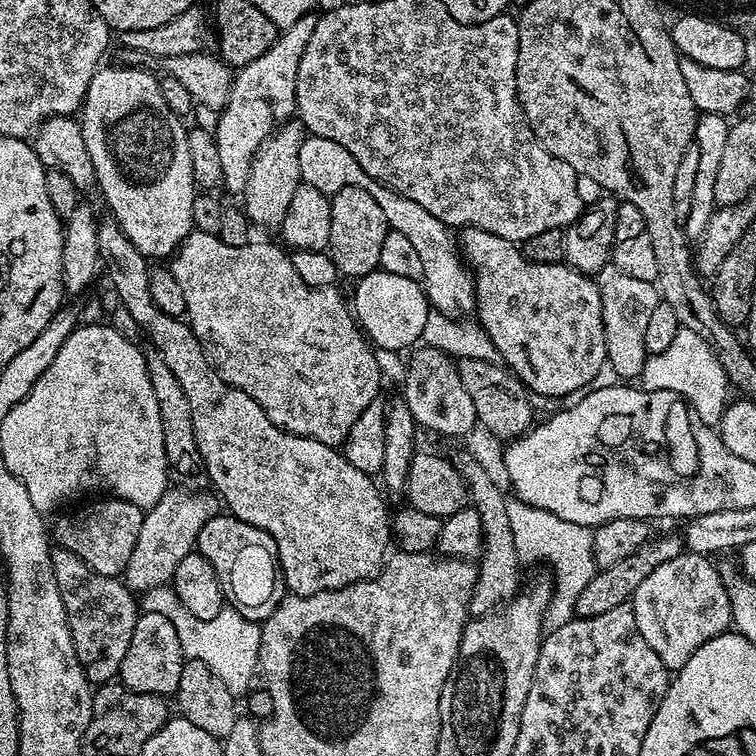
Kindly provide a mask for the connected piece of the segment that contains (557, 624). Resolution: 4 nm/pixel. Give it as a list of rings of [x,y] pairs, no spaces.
[[[512,498],[506,506],[506,514],[510,514],[510,531],[514,533],[514,550],[518,554],[521,565],[549,564],[556,575],[554,591],[544,611],[545,633],[566,626],[576,616],[578,594],[586,590],[590,578],[597,574],[594,558],[593,529],[578,526],[578,522],[566,522],[566,518],[558,518],[550,510],[542,510],[538,506],[530,506],[526,502]]]

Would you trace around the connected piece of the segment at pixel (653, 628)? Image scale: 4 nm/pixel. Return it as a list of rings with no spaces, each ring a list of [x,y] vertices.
[[[685,550],[678,558],[670,558],[670,562],[657,566],[632,595],[634,622],[638,622],[642,638],[650,642],[654,654],[670,670],[686,666],[698,646],[733,627],[732,599],[724,588],[719,567],[708,560],[711,559],[707,555]]]

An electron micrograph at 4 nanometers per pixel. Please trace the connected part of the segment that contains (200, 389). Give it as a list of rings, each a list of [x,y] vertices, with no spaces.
[[[105,218],[99,221],[98,246],[106,272],[108,268],[108,280],[120,299],[119,307],[126,309],[130,318],[134,318],[145,337],[148,335],[148,340],[152,343],[149,345],[159,352],[162,362],[170,366],[174,378],[178,378],[190,401],[194,442],[198,446],[198,454],[202,454],[204,470],[208,473],[215,495],[231,515],[272,535],[278,546],[280,574],[285,589],[293,596],[309,596],[335,588],[345,588],[377,576],[389,555],[392,540],[390,508],[384,505],[385,497],[377,481],[362,474],[362,470],[357,470],[355,466],[350,466],[343,451],[337,450],[333,445],[323,444],[314,438],[296,436],[274,426],[274,422],[266,418],[266,410],[262,410],[262,406],[258,406],[258,402],[254,402],[250,394],[225,382],[212,368],[212,363],[206,358],[191,326],[181,317],[166,314],[158,310],[158,306],[154,306],[154,298],[150,295],[149,257],[137,250],[134,242],[126,238],[115,220]]]

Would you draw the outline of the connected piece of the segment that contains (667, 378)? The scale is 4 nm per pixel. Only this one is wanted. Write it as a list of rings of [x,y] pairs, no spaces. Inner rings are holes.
[[[680,328],[671,340],[670,346],[661,353],[649,355],[644,361],[644,369],[638,377],[639,387],[648,392],[654,390],[670,390],[677,392],[688,403],[689,409],[702,418],[704,424],[719,425],[724,409],[730,403],[730,385],[726,370],[722,370],[722,362],[714,354],[714,350],[694,330]]]

